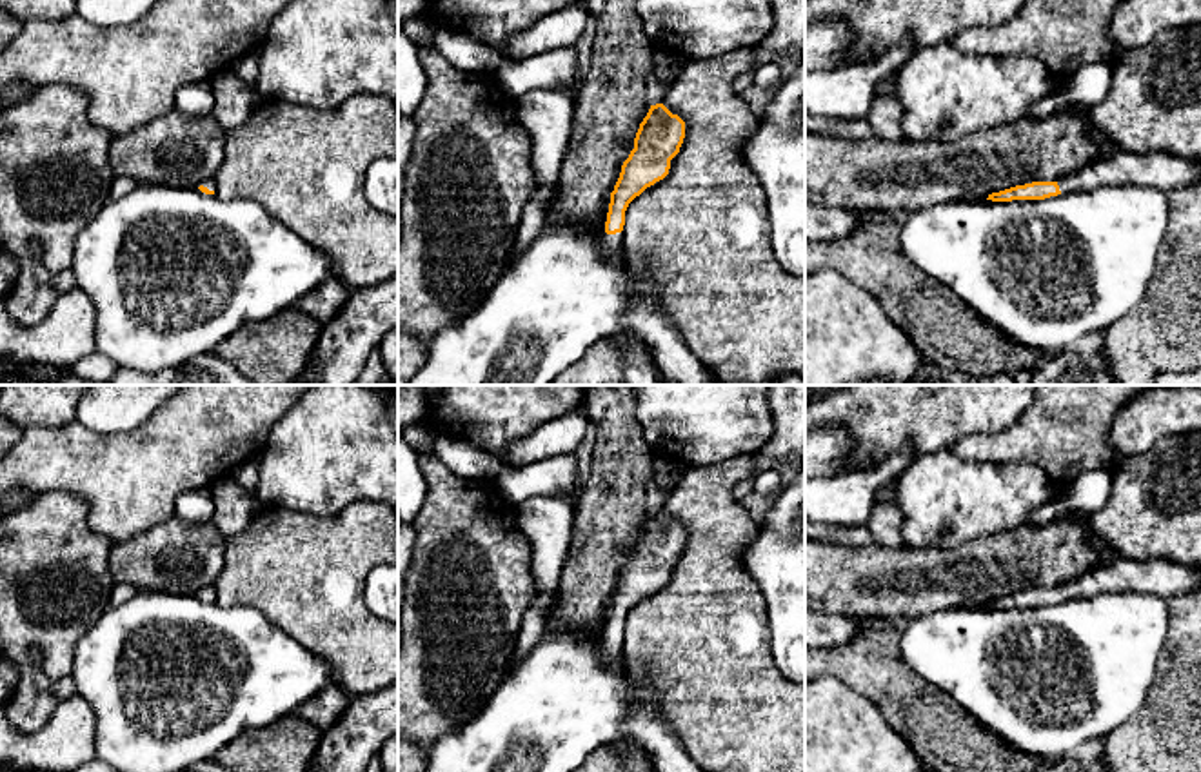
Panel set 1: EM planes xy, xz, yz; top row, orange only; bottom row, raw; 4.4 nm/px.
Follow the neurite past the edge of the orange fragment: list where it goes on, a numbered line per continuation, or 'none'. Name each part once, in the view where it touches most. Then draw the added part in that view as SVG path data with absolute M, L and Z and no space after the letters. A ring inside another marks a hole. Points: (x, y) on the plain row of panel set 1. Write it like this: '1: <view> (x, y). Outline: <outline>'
1: xz (613, 653). Outline: M621 639L607 641L601 656L609 665L621 665L625 656Z

